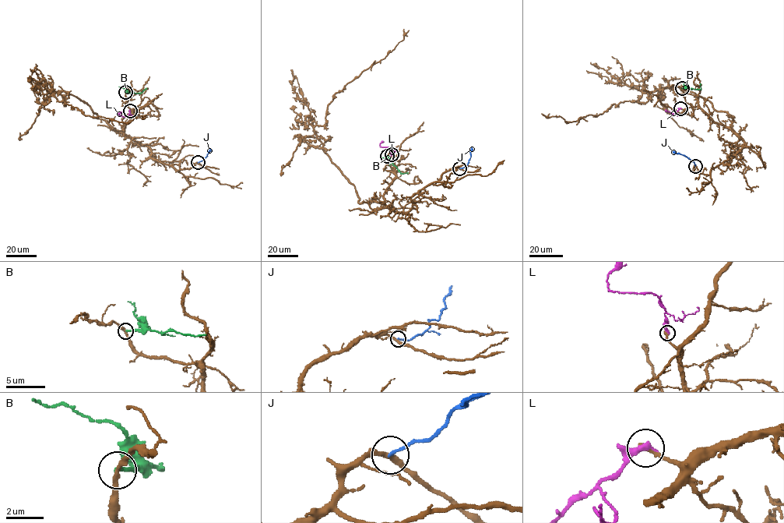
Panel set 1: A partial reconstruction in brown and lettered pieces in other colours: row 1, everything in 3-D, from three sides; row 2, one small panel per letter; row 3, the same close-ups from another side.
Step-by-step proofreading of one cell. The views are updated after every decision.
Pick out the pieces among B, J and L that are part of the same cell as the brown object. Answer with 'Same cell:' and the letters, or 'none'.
Same cell: none

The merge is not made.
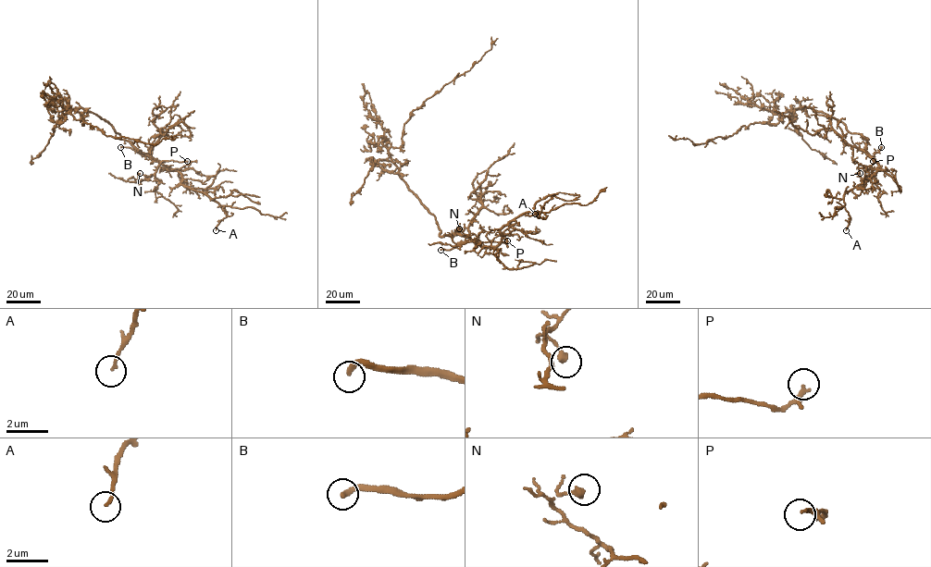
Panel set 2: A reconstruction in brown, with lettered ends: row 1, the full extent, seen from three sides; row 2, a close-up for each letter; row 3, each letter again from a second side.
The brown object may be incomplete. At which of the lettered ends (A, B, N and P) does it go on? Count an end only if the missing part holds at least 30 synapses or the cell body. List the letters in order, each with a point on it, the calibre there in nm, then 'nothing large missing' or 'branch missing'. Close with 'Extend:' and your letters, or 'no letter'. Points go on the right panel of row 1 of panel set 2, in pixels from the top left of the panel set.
A: at (846, 230); 150 nm thick; nothing large missing
B: at (881, 147); 240 nm thick; branch missing
N: at (860, 173); 300 nm thick; nothing large missing
P: at (873, 161); 180 nm thick; nothing large missing
Extend: B

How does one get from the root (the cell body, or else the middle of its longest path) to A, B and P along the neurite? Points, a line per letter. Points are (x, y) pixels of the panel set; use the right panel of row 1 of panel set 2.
A: (841, 122), (850, 132), (868, 139), (865, 150), (878, 166), (863, 183), (844, 194), (850, 217), (846, 230)
B: (841, 122), (850, 132), (868, 139), (865, 150), (871, 156), (881, 147)
P: (841, 122), (850, 132), (868, 139), (865, 150), (875, 159), (873, 161)

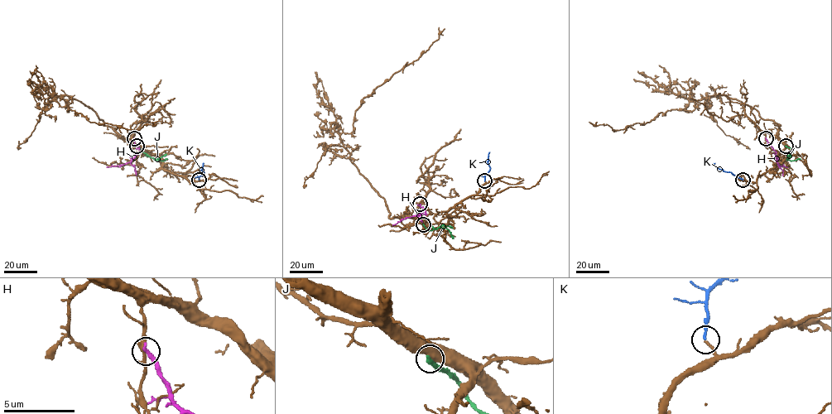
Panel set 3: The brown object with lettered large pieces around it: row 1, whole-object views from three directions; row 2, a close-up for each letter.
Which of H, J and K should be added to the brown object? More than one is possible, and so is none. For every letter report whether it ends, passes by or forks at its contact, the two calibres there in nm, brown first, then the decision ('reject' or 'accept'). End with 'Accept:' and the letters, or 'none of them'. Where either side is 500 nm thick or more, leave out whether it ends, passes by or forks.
H: it ends there; 320 nm thick on the brown side, 240 nm on the other; reject
J: 550 nm thick on the brown side, 440 nm on the other; reject
K: it ends there; 190 nm thick on the brown side, 180 nm on the other; accept
Accept: K

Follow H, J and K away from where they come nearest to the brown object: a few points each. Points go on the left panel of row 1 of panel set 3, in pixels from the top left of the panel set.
H: (134, 139), (139, 152), (119, 166), (106, 167)
J: (137, 146), (156, 160), (167, 159)
K: (199, 179), (204, 172), (201, 171), (204, 163)

